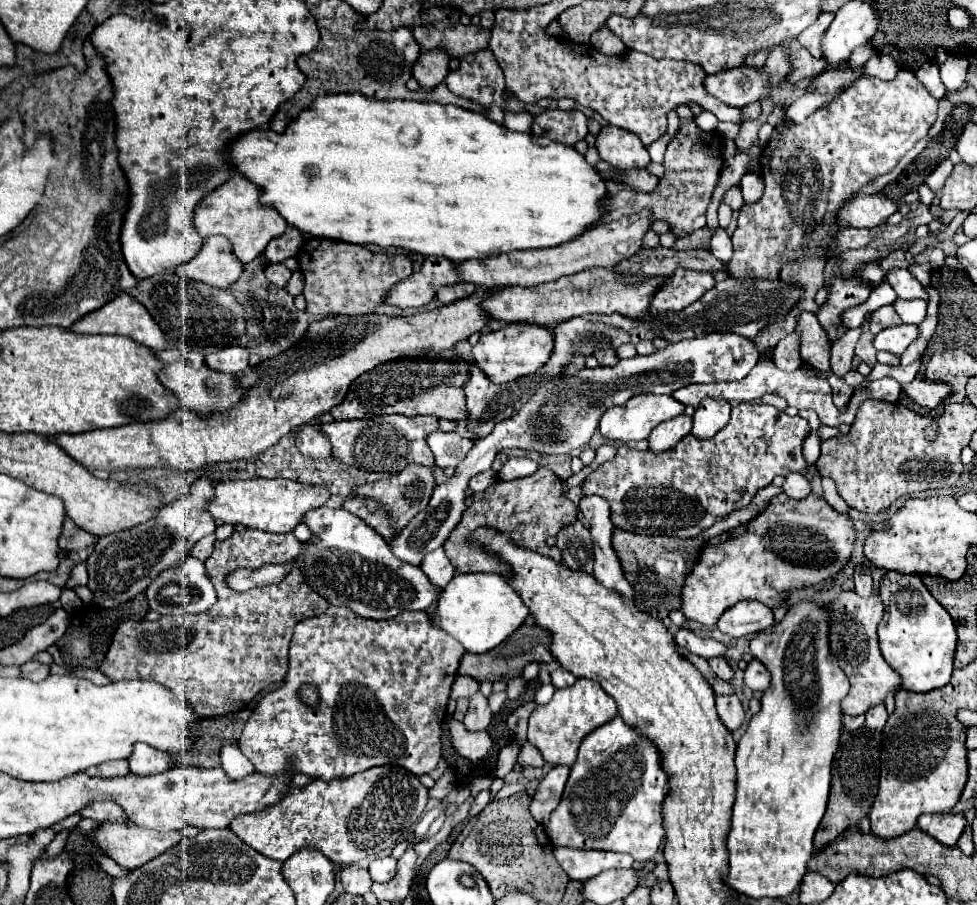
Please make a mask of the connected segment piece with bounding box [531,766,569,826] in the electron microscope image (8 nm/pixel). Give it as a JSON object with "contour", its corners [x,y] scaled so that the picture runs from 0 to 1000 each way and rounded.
{"contour":[[[568,846],[562,851],[562,855],[558,855],[558,860],[554,862],[554,866],[550,871],[550,877],[544,886],[544,899],[556,913],[562,908],[564,897],[570,893],[570,888],[574,884],[580,857],[582,857],[580,846]]]}

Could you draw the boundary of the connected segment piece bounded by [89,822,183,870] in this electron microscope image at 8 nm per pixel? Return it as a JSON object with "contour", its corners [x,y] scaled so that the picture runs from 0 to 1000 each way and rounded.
{"contour":[[[101,910],[95,922],[91,924],[91,928],[95,928],[103,941],[107,941],[112,948],[116,948],[124,959],[128,961],[138,961],[142,957],[146,957],[148,952],[157,950],[159,946],[167,944],[169,939],[181,935],[185,930],[187,922],[183,917],[175,917],[175,919],[161,919],[161,917],[150,917],[138,910],[126,913],[126,910]]]}

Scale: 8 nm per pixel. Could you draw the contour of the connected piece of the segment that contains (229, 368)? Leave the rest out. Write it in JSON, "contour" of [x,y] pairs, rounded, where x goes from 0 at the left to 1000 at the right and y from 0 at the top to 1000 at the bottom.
{"contour":[[[234,382],[210,396],[212,404],[222,411],[238,411],[245,413],[255,404],[255,387],[249,382]]]}

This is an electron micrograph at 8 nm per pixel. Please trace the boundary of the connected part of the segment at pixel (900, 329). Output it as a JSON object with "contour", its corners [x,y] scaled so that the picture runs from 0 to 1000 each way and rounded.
{"contour":[[[922,358],[908,362],[896,371],[896,385],[912,389],[916,393],[922,393],[932,378],[941,373],[941,360],[939,358]]]}

